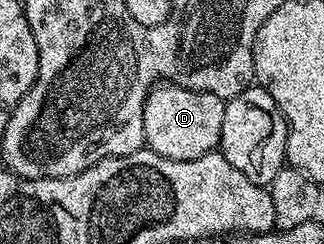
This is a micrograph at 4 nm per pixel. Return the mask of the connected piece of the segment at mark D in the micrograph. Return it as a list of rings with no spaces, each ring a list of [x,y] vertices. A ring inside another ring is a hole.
[[[157,84],[144,105],[144,140],[147,149],[170,160],[193,162],[213,153],[220,145],[225,99],[201,90]]]

